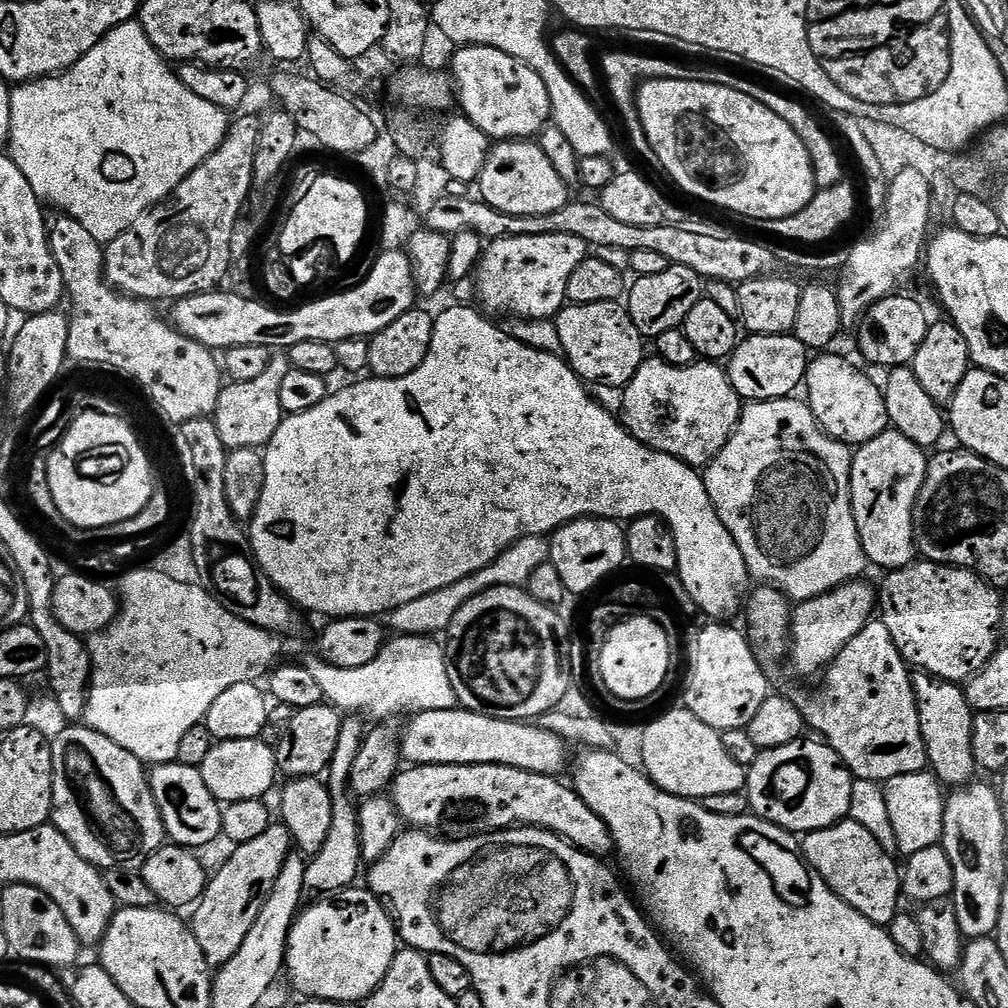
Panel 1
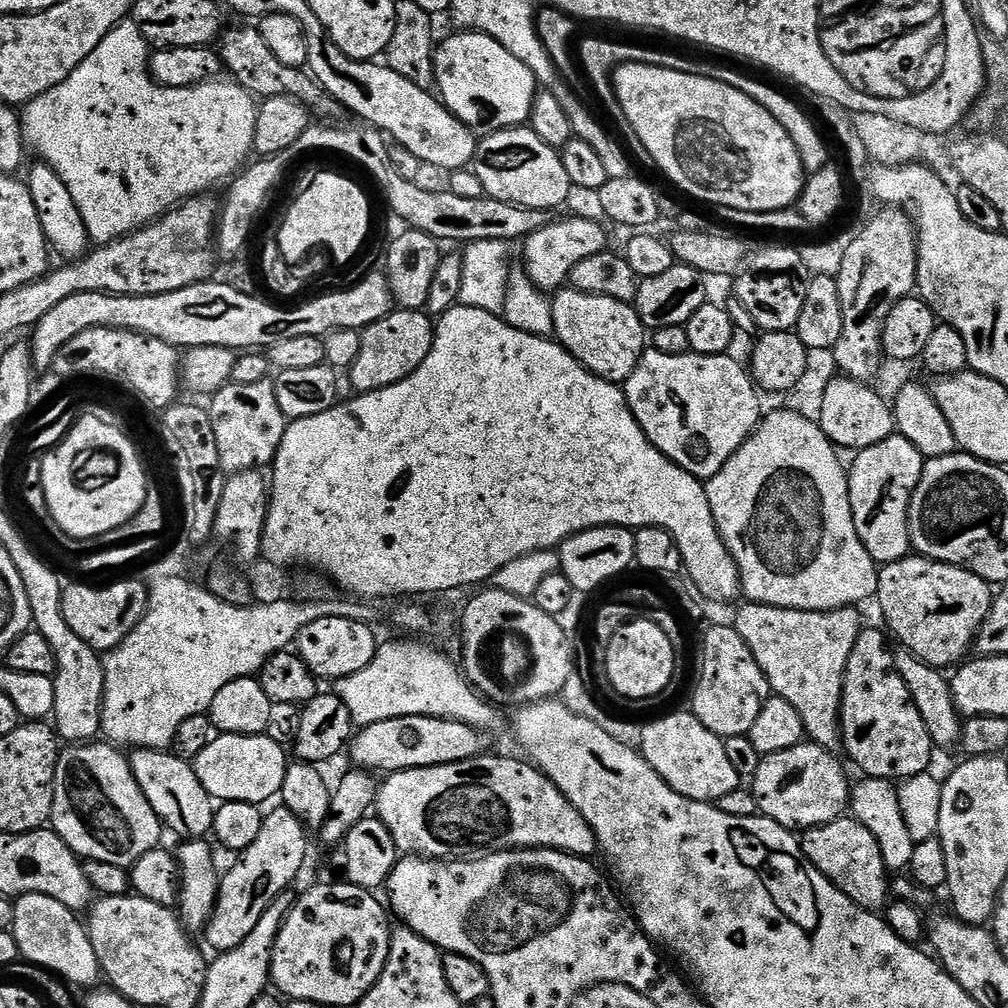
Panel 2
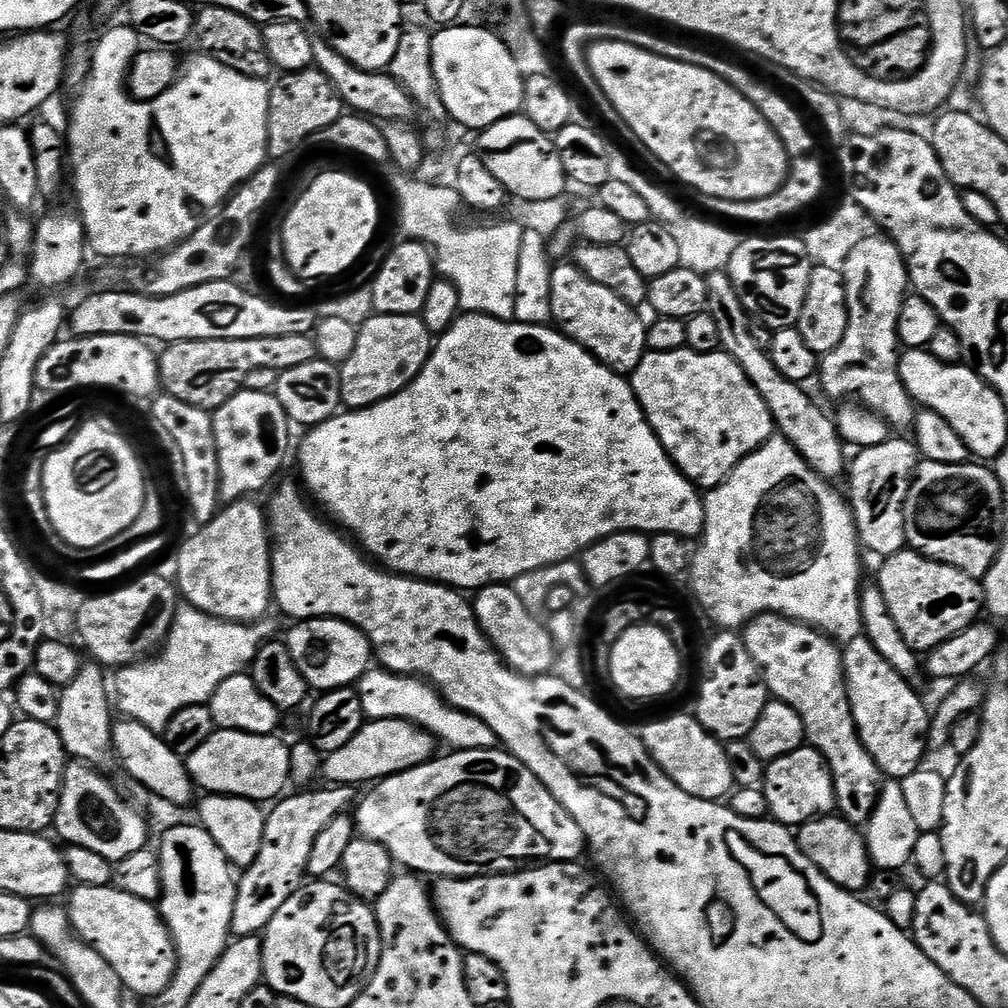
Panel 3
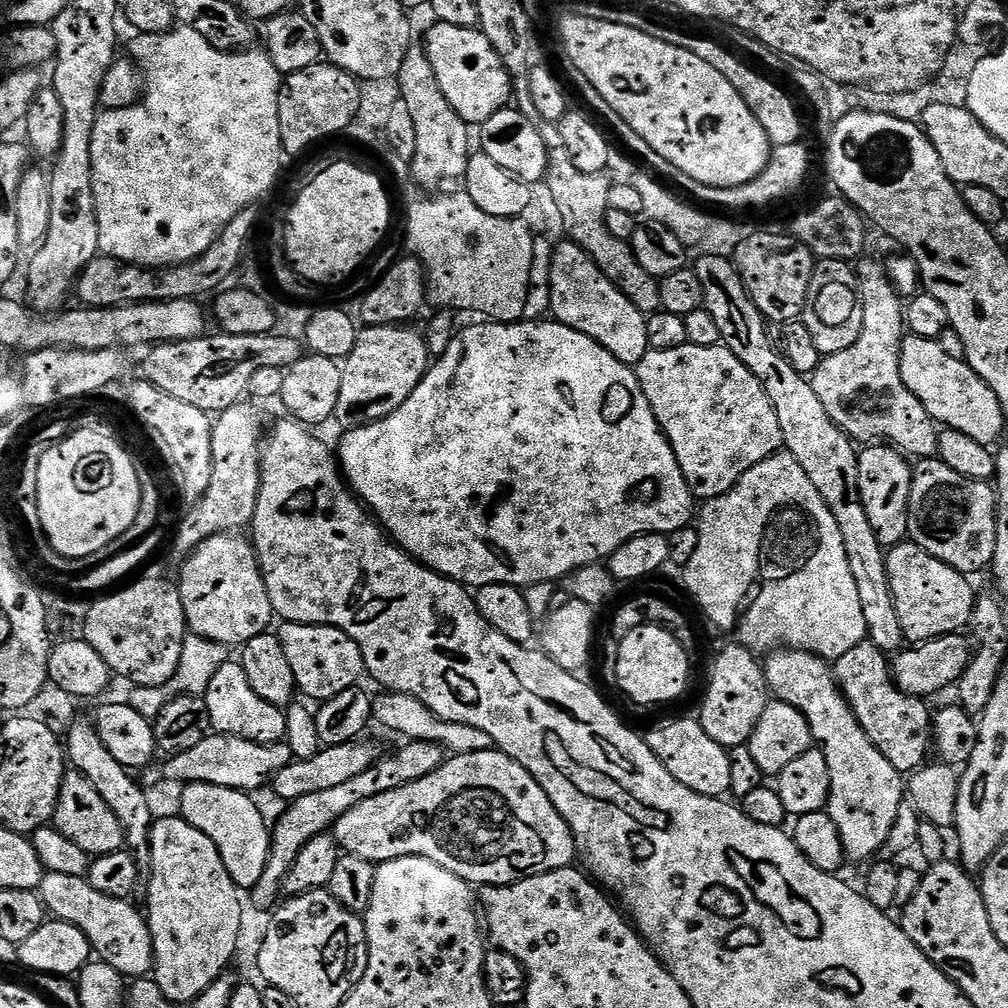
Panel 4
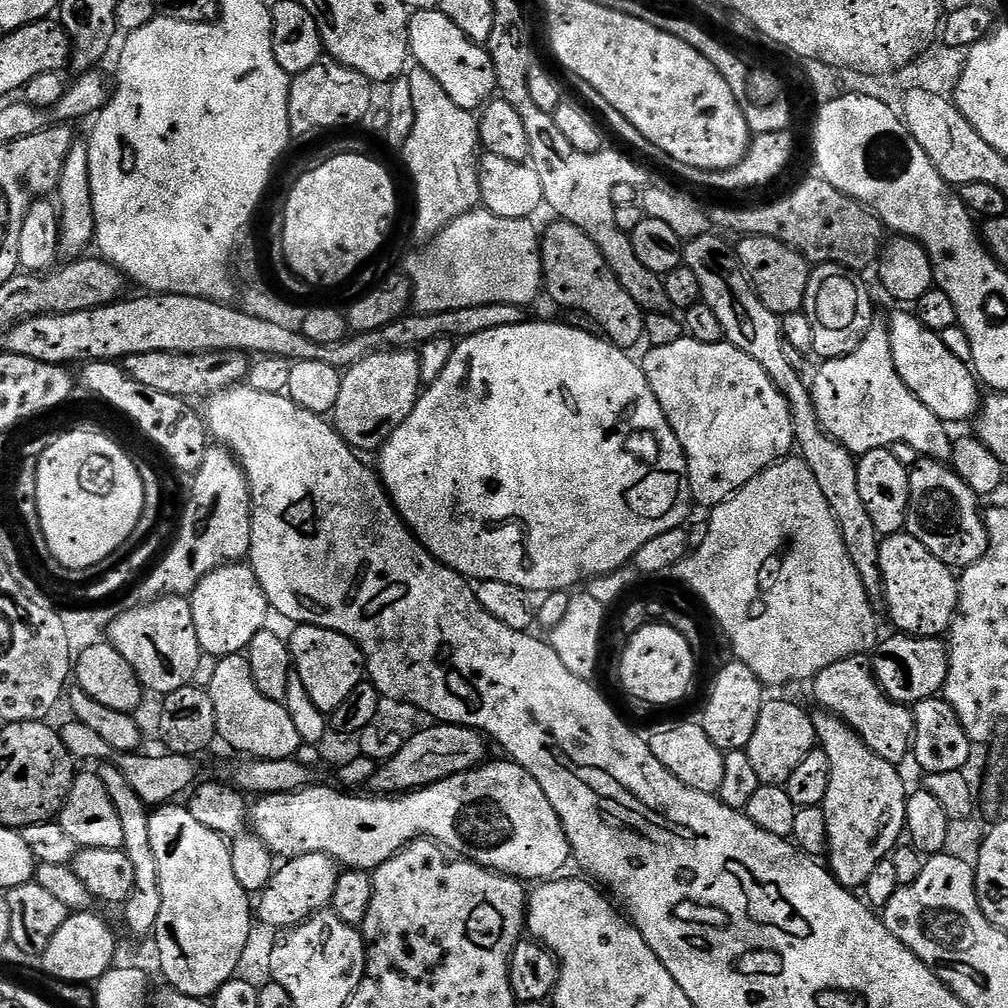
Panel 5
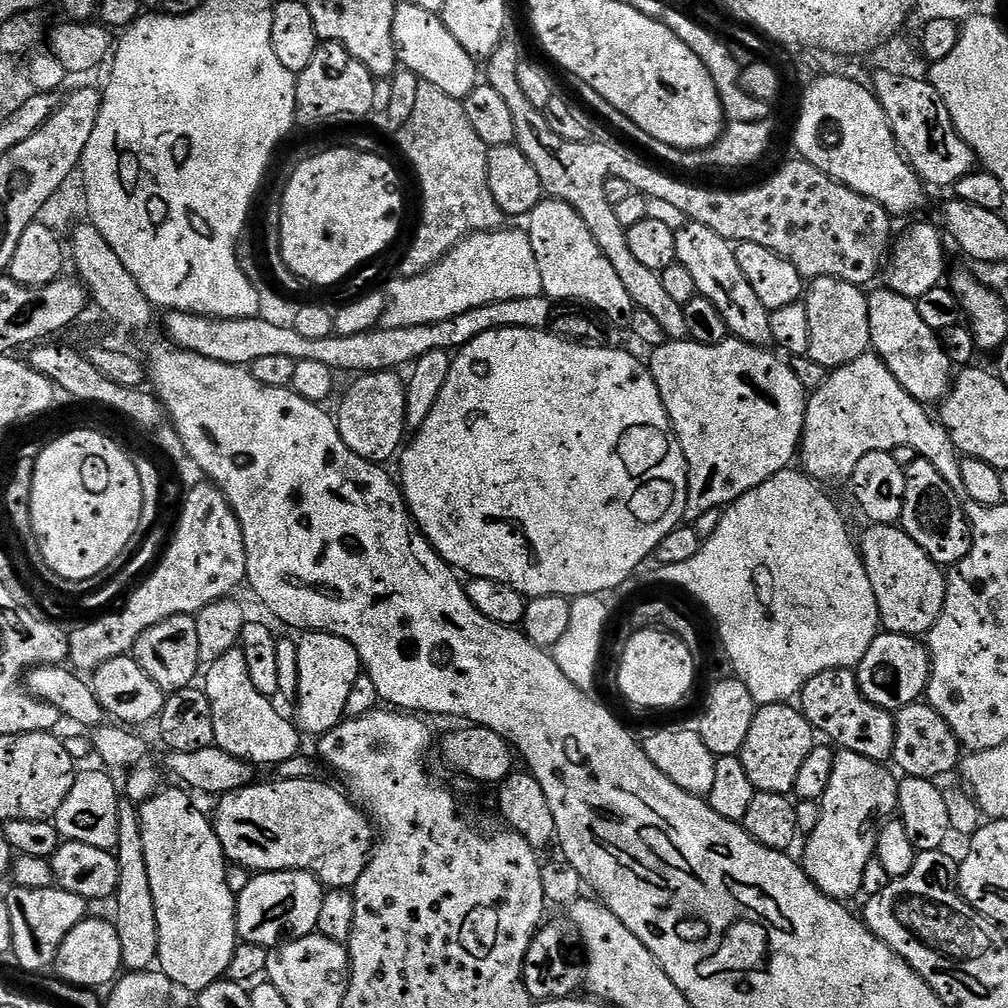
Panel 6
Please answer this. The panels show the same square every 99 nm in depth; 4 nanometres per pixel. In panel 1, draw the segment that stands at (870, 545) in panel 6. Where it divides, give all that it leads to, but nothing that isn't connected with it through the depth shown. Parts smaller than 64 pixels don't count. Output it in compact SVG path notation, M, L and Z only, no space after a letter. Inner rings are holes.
M913 562L885 576L884 585L878 588L878 616L909 669L967 682L1001 647L1001 593L975 572L947 564Z

